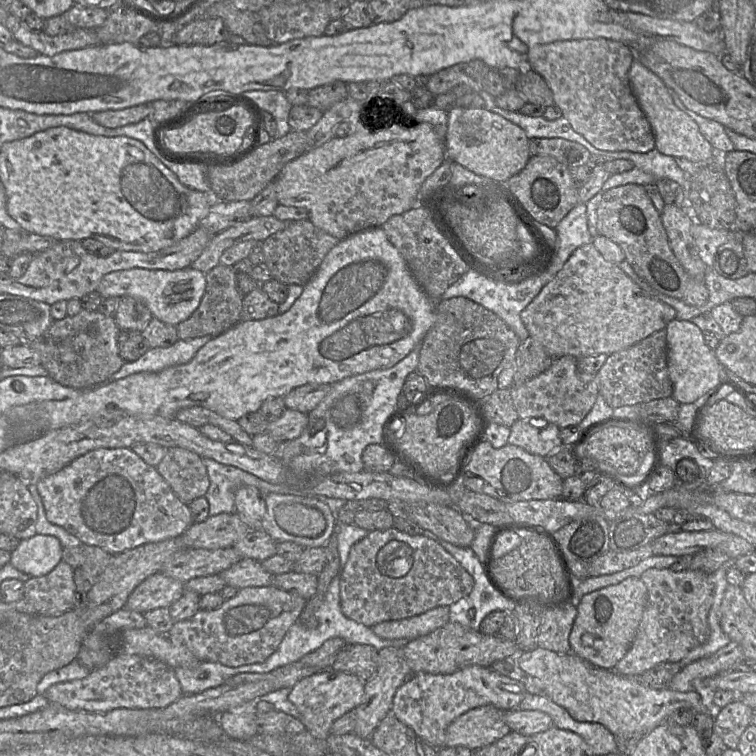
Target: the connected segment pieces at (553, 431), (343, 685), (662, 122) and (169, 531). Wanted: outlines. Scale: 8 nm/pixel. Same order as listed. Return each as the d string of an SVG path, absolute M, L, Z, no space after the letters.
M518 419L510 427L508 444L521 447L525 451L547 457L562 445L560 428L545 420Z
M332 669L318 671L301 679L291 690L290 702L297 708L300 720L316 739L324 740L339 717L356 709L365 694L365 682L358 676Z
M636 57L629 69L628 79L638 105L651 126L655 148L659 152L674 158L686 158L695 164L705 164L715 160L717 152L702 135L696 122L674 104L669 88L662 79Z
M99 448L92 450L76 458L57 473L39 480L36 483L36 486L43 502L46 517L50 523L64 528L68 533L77 537L82 545L96 546L112 555L118 555L144 544L160 542L181 536L192 524L194 524L188 504L183 502L175 494L170 485L154 466L147 464L131 448Z

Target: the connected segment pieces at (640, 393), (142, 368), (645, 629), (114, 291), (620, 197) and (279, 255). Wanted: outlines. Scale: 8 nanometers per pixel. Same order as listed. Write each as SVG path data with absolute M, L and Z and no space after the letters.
M661 329L638 343L609 355L596 373L599 395L613 409L646 403L672 396L673 384L668 373L666 329Z
M205 335L190 339L178 339L168 347L149 348L140 358L125 361L108 380L114 381L139 372L158 372L170 366L189 362L208 341L216 336Z
M649 568L644 571L641 575L641 580L645 583L647 587L647 601L646 606L643 611L642 619L637 629L635 638L625 654L625 656L616 664L615 671L623 676L638 677L642 673L650 670L651 668L665 662L680 662L693 648L705 643L710 635L710 627L708 624L708 613L713 602L712 596L712 584L709 582L709 574L703 572L686 569L680 572L675 572L670 568Z
M189 266L177 270L131 268L112 271L102 277L96 291L102 298L138 298L147 305L153 317L176 326L198 308L205 289L206 273Z
M630 183L606 191L597 209L597 231L599 235L605 236L619 245L635 273L654 289L691 306L699 307L707 303L709 291L705 282L689 275L674 255L662 223L661 213L655 208L644 186Z
M309 219L292 221L284 230L272 234L262 242L264 263L275 280L286 285L304 286L313 277L328 252L339 241L316 227Z

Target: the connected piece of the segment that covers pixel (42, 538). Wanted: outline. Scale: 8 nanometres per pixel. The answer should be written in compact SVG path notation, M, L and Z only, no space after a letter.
M38 535L20 541L11 553L10 563L29 577L41 577L50 573L62 562L63 547L53 536Z

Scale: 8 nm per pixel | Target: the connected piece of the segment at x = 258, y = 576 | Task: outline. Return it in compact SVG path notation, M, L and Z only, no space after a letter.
M241 559L219 574L227 586L236 587L239 590L271 586L274 580L274 576L263 568L261 562L254 559Z

